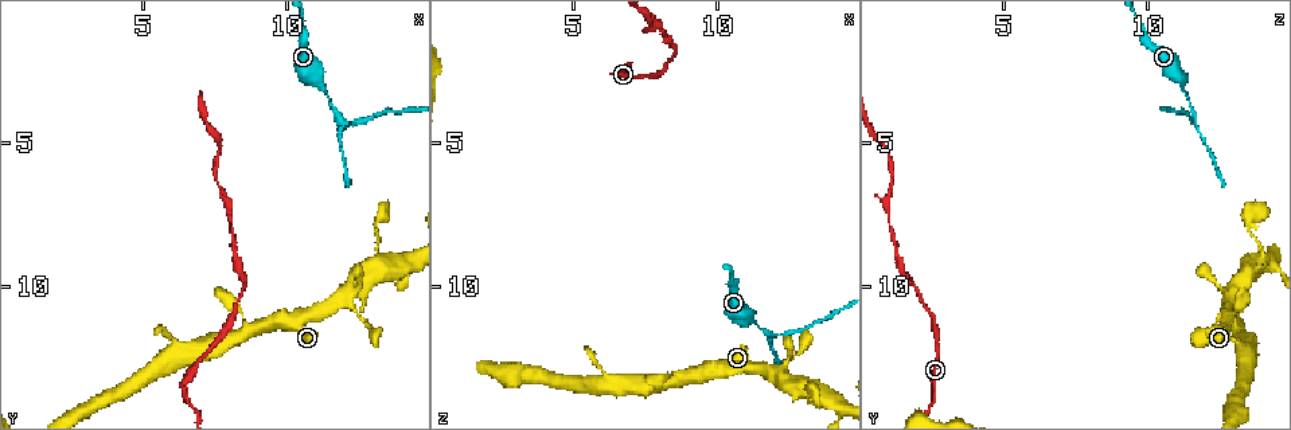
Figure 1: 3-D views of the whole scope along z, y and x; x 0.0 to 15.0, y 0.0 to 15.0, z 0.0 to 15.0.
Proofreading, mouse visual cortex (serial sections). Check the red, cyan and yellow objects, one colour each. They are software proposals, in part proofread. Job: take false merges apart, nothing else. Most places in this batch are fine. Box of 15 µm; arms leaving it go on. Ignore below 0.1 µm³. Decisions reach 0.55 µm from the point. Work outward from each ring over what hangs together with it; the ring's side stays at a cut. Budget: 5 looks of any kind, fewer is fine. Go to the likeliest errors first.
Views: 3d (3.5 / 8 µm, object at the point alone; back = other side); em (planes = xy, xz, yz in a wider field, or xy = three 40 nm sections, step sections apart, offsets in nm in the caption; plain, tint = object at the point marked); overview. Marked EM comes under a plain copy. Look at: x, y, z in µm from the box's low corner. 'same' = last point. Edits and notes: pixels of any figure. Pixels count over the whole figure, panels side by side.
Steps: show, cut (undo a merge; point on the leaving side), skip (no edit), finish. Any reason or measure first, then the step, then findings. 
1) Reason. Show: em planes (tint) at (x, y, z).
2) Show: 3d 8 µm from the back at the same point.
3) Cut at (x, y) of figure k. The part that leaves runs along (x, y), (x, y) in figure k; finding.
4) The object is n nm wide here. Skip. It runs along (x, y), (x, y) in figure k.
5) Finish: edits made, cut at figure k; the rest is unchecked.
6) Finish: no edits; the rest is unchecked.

Narrows sharply. Show: 3d 3.5 µm at (12.2, 4.4, 11.8).

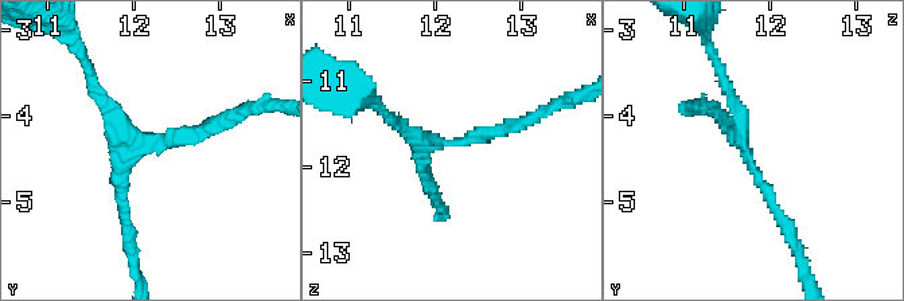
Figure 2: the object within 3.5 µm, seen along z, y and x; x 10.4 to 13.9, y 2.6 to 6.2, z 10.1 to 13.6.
Show: em xy step 1 (tint) at (12.25, 4.35, 11.70).

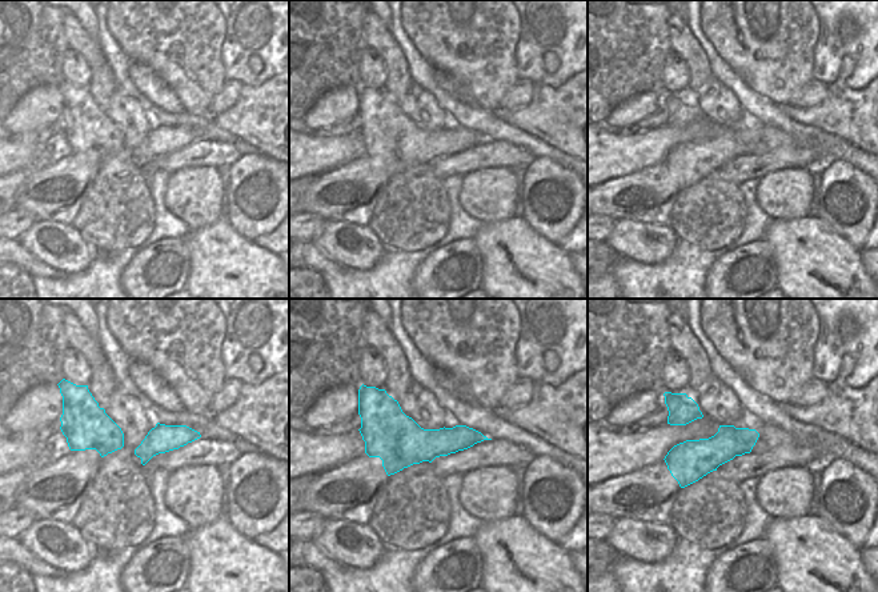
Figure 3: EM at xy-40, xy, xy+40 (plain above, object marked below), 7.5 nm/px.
Skip. It runs along (94, 83), (152, 145), (230, 116) in figure 2; all the same cell.

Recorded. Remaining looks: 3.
Four-way junction. Show: 3d 8 µm at (11.8, 10.5, 12.9).

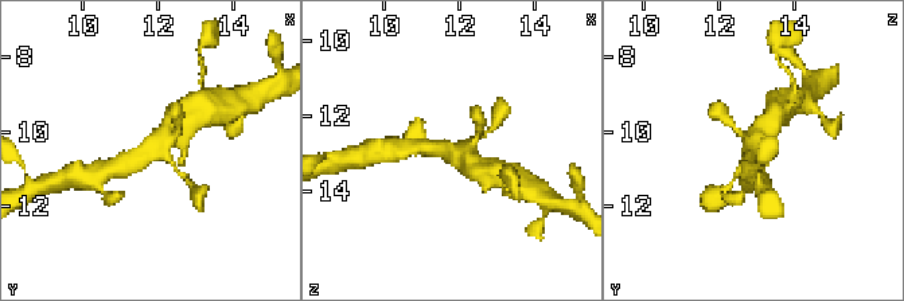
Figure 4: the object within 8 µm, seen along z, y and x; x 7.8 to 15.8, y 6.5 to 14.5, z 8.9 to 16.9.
Zoom in. Show: 3d 3.5 µm at (11.8, 10.5, 12.9).

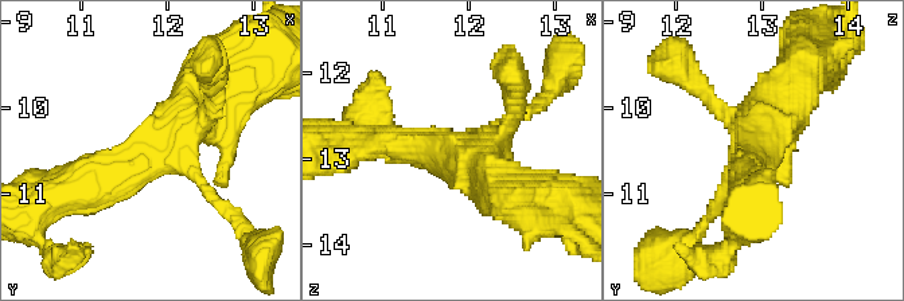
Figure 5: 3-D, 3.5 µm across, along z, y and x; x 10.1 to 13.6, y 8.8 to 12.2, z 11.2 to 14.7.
4 arms meet here; the arms are 150, 200, 400, 600 nm wide. Show: em xy step 5 (tint) at (11.85, 10.50, 12.90).

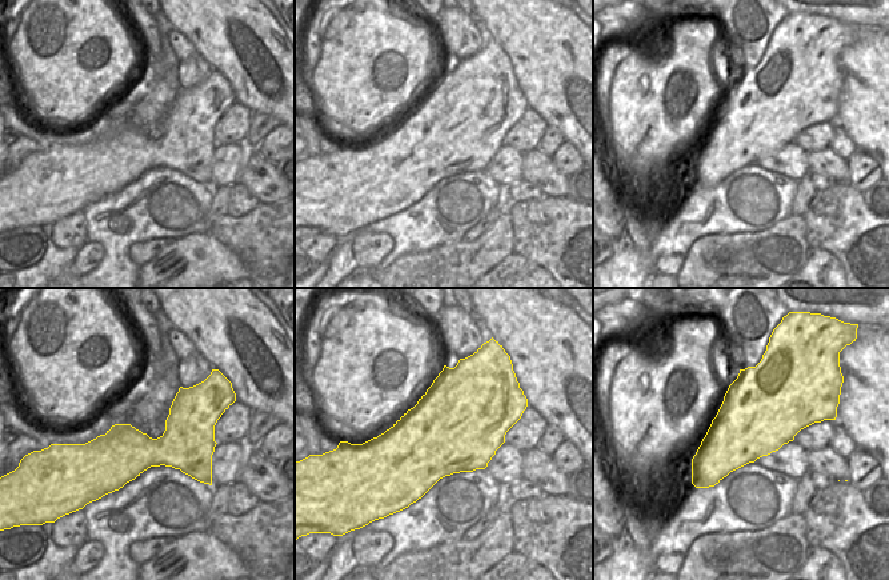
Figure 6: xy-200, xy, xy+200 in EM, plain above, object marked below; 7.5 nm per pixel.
Skip. It runs along (74, 190), (120, 182), (211, 88) in figure 5; one cell here.

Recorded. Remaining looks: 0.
Finish: no edits; the rest is unchecked.

